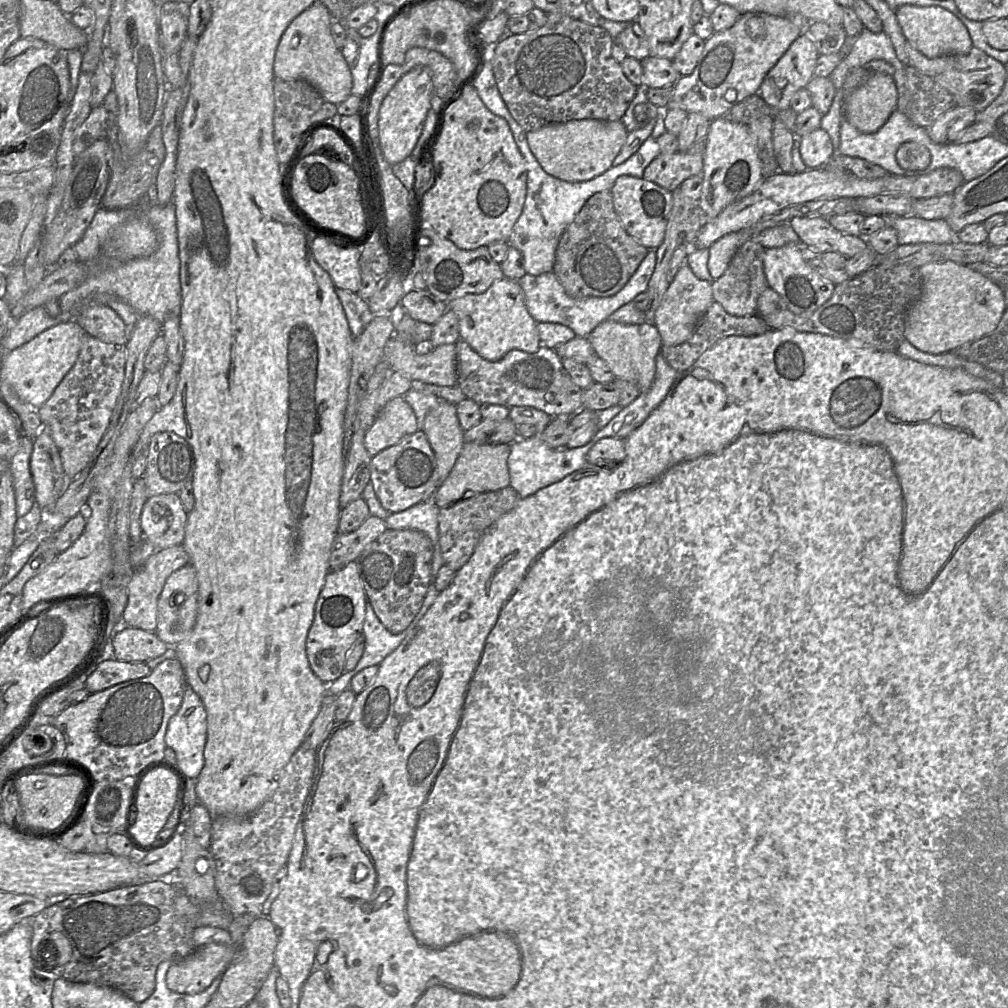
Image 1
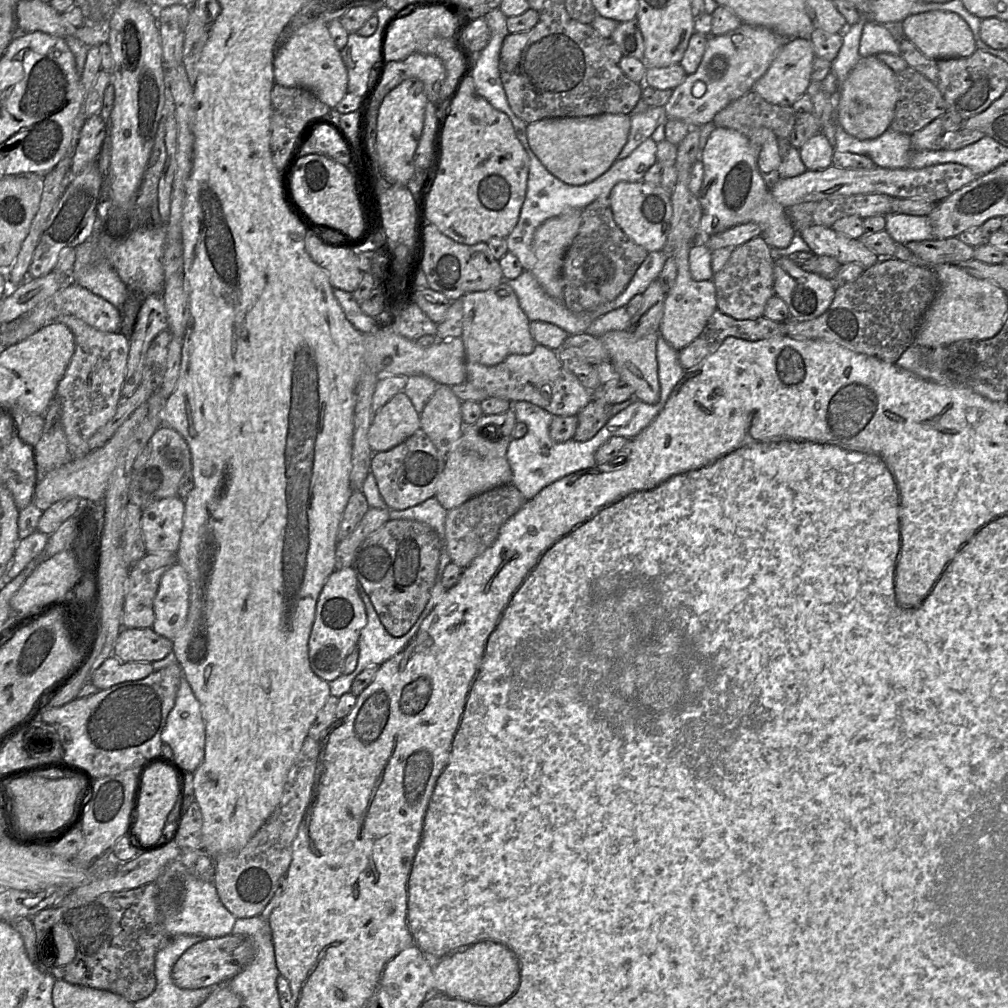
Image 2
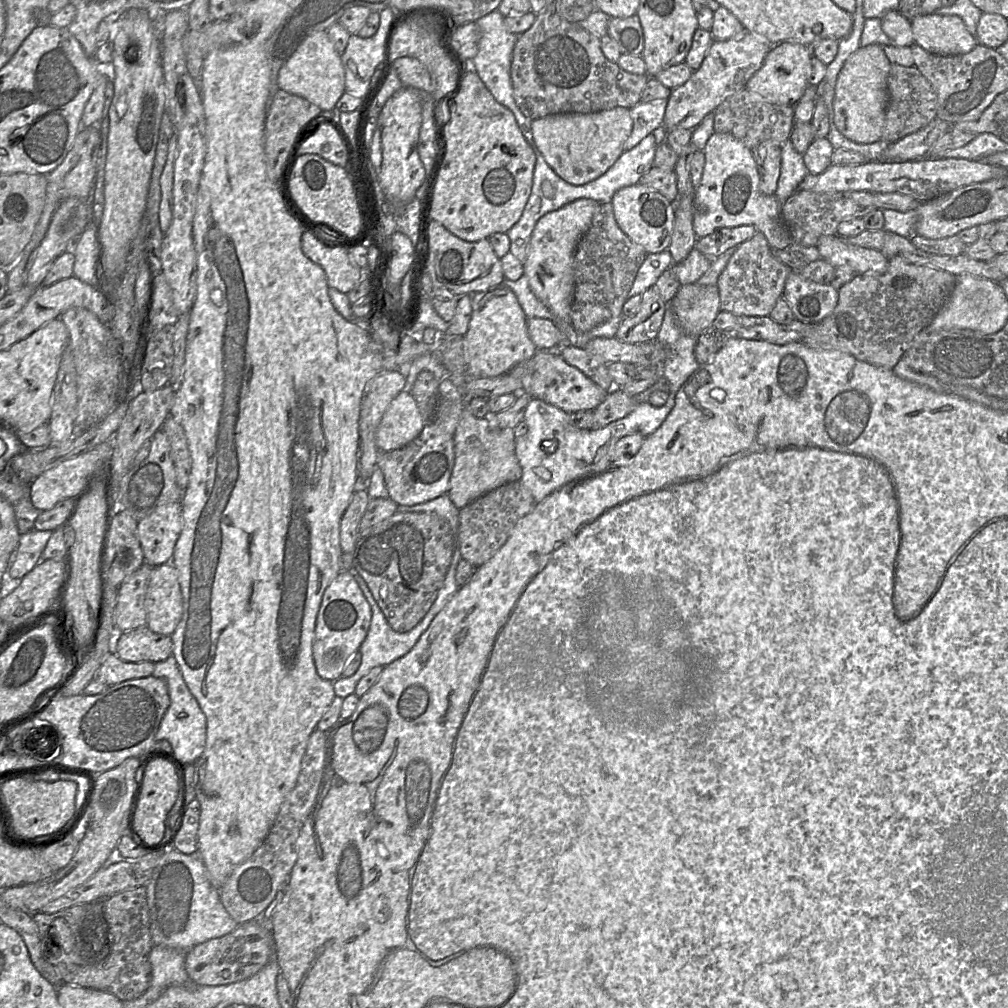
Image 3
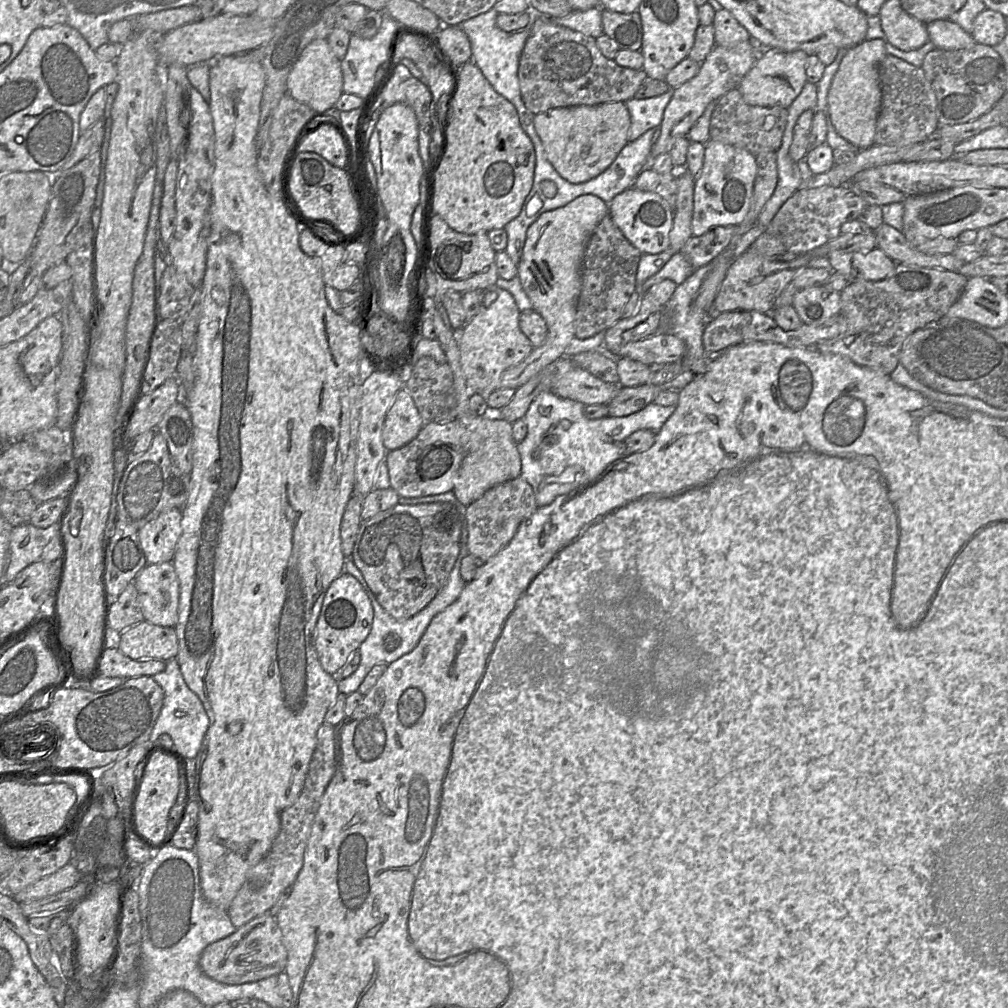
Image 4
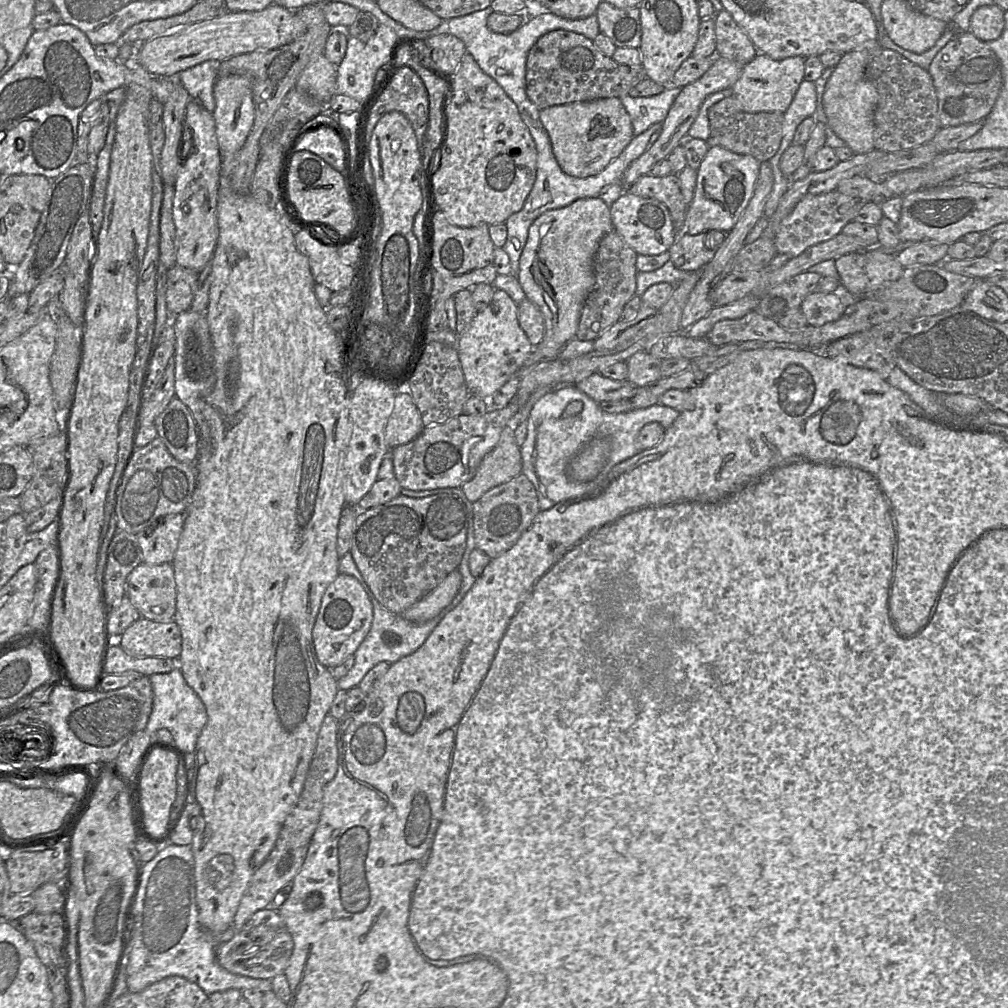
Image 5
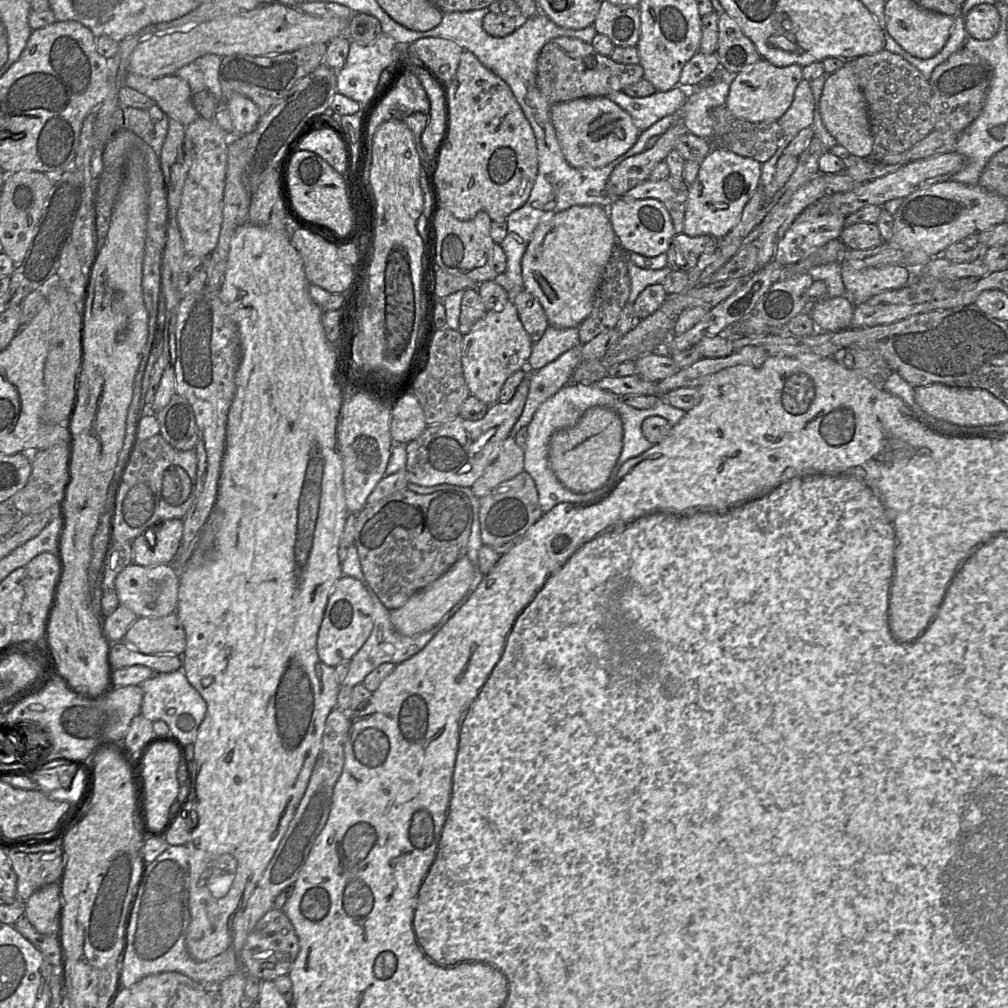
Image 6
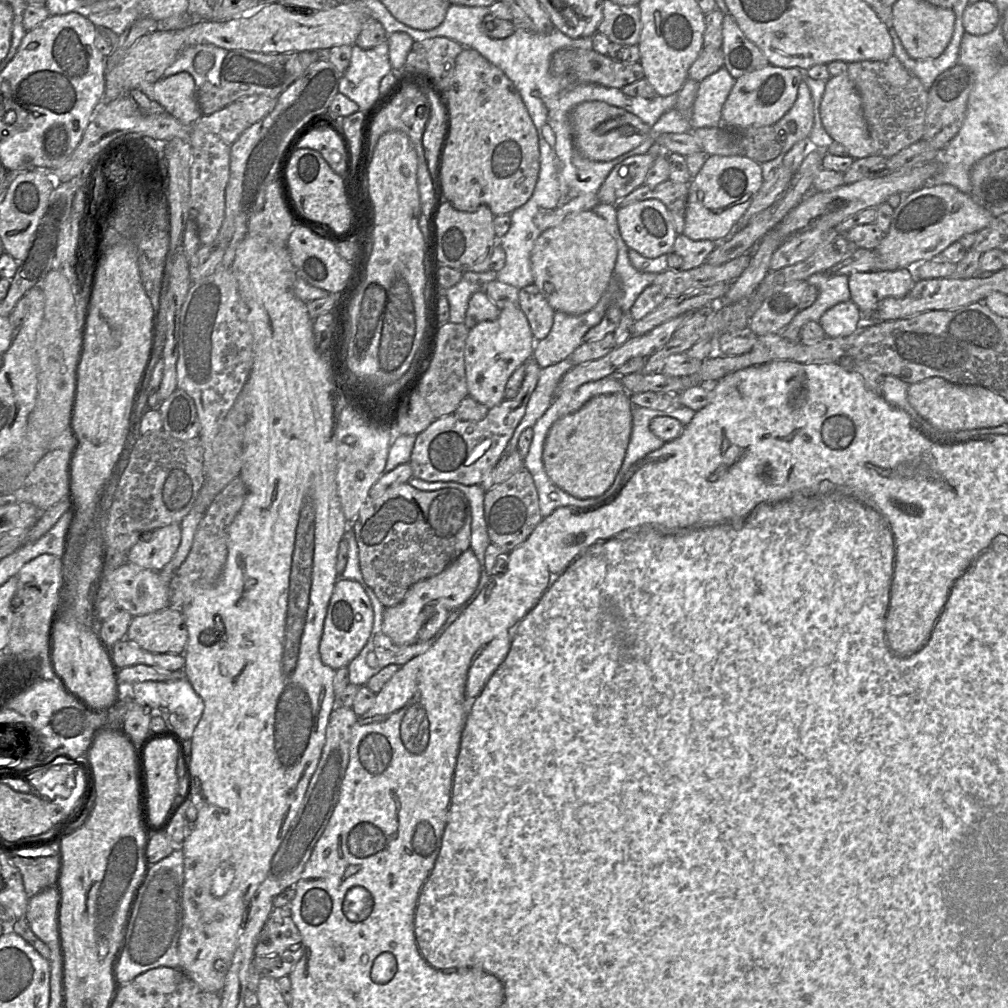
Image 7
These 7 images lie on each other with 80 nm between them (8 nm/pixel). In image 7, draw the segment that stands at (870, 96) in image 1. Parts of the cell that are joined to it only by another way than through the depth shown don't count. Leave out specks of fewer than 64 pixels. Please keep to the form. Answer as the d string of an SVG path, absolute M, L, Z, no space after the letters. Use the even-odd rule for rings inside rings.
M847 73L831 76L826 80L820 103L820 119L828 135L843 145L850 157L861 159L873 155L872 139L863 115L861 97Z

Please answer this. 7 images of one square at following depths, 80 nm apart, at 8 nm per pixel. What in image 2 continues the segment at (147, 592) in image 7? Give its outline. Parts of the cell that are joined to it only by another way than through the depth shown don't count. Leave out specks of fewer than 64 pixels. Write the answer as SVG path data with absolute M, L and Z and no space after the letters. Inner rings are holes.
M176 563L160 579L154 599L155 621L152 629L173 641L186 623L188 610L188 576L184 568Z

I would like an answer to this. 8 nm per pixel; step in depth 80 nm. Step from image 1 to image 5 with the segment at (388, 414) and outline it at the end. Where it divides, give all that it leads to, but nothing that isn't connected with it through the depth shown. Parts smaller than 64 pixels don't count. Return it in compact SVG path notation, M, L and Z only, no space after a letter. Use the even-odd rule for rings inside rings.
M401 390L395 397L393 410L385 428L385 441L390 449L407 444L424 429L421 414L412 396Z

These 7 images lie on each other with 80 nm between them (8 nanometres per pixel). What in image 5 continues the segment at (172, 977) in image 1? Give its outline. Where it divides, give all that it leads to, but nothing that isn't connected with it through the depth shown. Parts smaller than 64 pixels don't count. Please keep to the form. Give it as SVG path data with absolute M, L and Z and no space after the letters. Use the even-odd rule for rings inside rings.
M262 909L255 912L244 924L241 930L235 932L234 936L216 948L216 958L220 966L232 974L258 979L270 979L278 974L284 973L292 955L294 947L293 938L288 931L282 917L277 910Z

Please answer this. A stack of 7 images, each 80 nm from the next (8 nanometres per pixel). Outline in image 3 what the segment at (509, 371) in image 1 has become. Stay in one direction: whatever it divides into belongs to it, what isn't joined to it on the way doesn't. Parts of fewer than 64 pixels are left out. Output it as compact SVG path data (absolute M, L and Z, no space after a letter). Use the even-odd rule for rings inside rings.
M538 350L528 361L533 362L533 375L523 385L522 392L556 406L569 414L594 410L610 392L602 389L576 367L569 365L555 350Z

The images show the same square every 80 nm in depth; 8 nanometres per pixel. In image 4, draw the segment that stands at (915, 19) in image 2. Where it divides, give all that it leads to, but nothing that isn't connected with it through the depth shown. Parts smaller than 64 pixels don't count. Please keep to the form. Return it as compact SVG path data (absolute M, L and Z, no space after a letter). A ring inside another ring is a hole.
M949 19L929 22L926 28L929 42L933 43L936 49L969 49L976 43L970 34Z

